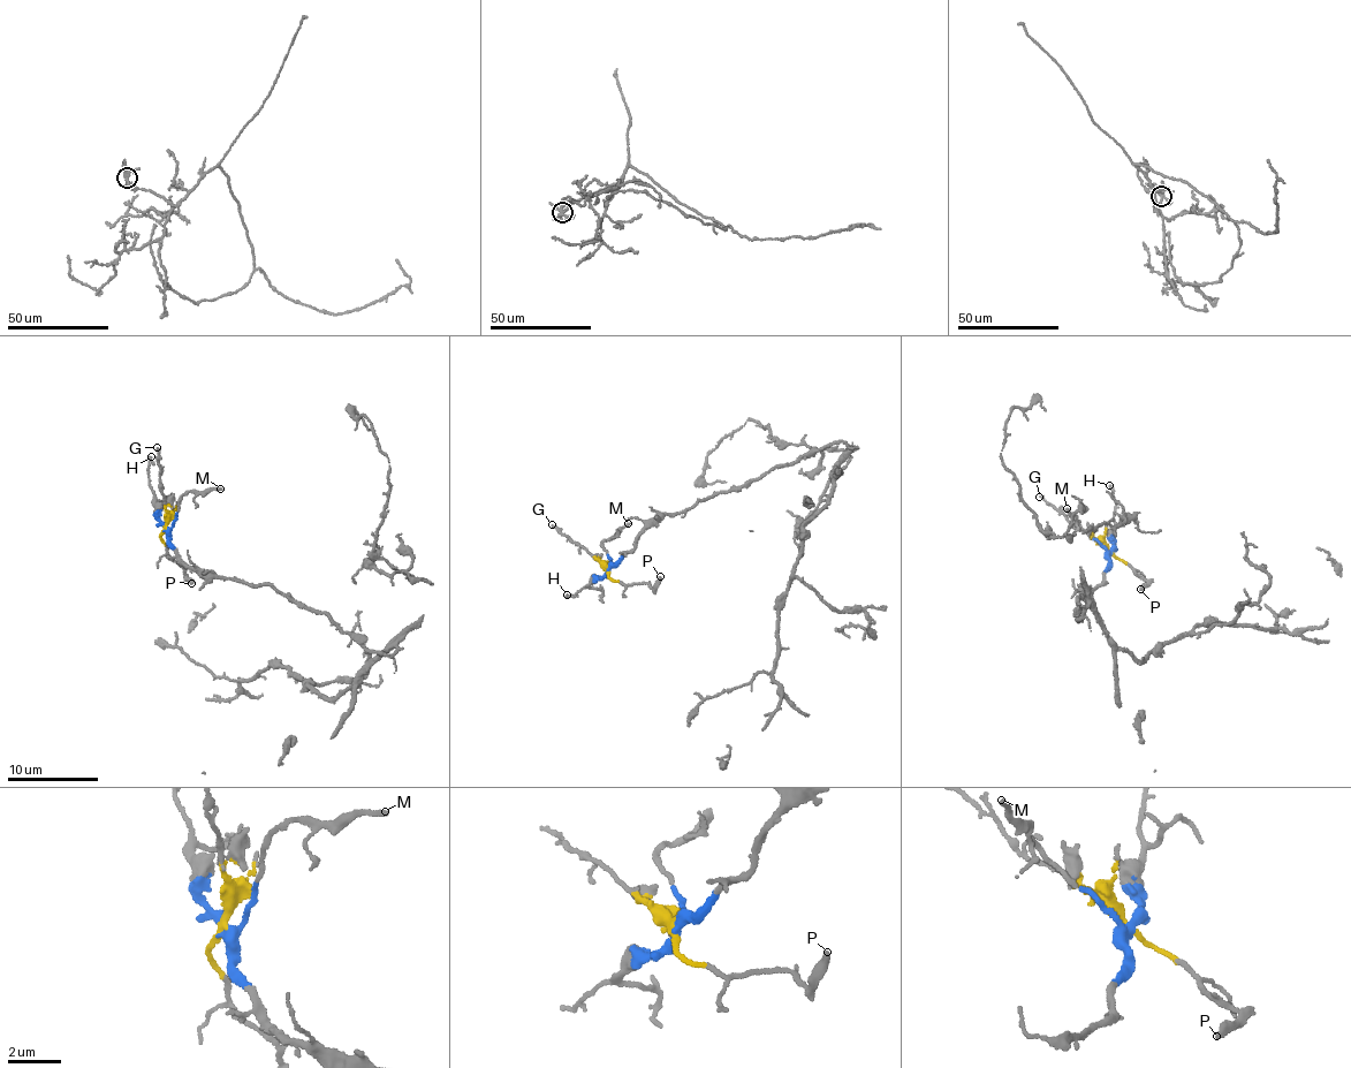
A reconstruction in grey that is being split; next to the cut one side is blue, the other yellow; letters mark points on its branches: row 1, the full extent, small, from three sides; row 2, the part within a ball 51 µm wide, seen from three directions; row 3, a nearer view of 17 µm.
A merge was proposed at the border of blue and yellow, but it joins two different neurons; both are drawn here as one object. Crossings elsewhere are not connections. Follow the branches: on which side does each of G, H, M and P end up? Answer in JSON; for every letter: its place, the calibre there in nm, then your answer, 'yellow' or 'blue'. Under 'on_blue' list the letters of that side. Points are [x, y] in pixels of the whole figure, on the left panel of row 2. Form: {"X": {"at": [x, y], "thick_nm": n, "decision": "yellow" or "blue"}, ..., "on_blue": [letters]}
{"G": {"at": [157, 447], "thick_nm": 130, "decision": "yellow"}, "H": {"at": [151, 456], "thick_nm": 160, "decision": "blue"}, "M": {"at": [220, 489], "thick_nm": 180, "decision": "blue"}, "P": {"at": [191, 583], "thick_nm": 340, "decision": "yellow"}, "on_blue": ["H", "M"]}

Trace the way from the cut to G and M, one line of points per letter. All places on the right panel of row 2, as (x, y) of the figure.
G: (1109, 551), (1039, 495)
M: (1109, 553), (1065, 507)

